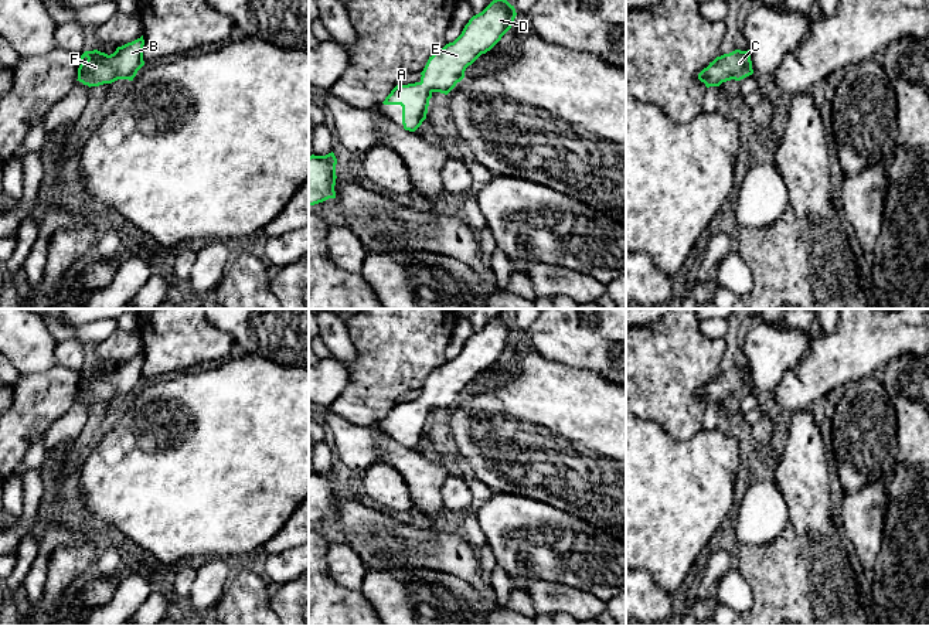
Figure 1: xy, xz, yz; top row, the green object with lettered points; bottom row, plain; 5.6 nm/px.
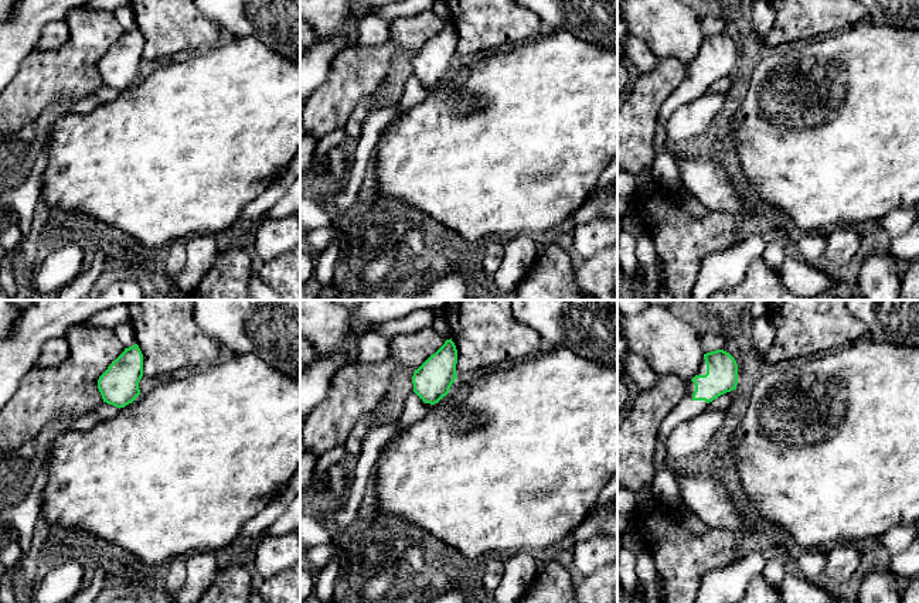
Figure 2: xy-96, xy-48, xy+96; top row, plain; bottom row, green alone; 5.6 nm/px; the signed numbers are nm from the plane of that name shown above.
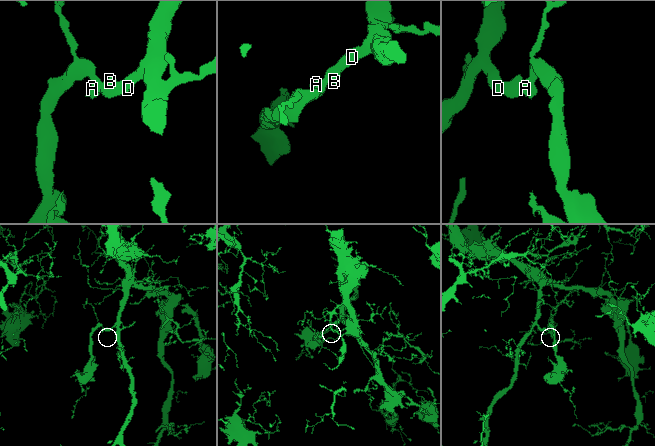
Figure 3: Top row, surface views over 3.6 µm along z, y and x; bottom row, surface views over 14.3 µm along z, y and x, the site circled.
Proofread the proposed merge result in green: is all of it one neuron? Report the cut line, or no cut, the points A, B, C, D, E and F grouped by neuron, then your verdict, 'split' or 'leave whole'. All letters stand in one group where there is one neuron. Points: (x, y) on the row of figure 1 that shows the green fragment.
no cut | A B C D E F | leave whole

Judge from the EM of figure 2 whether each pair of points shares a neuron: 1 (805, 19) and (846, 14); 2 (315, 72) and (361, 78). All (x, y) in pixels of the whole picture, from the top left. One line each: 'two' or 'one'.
1: one
2: two

